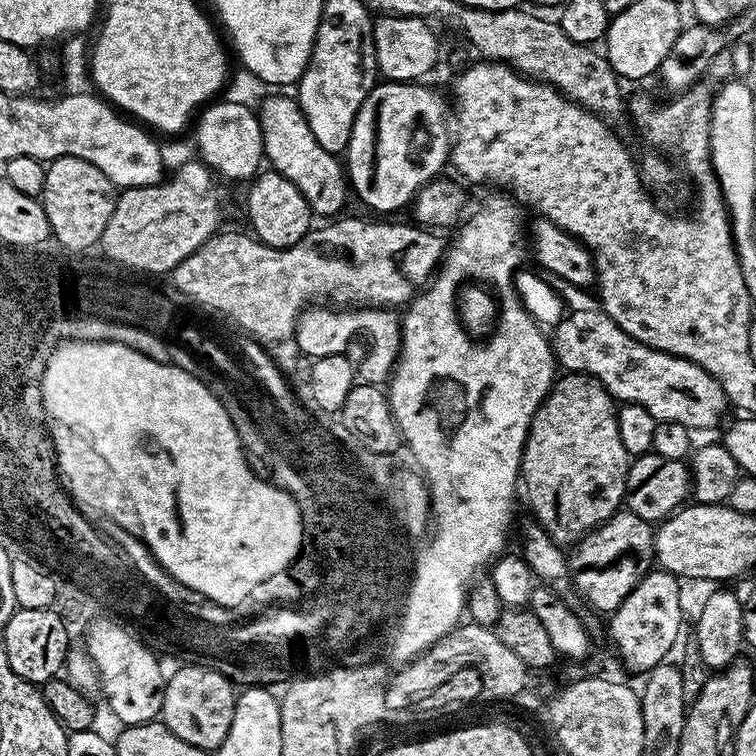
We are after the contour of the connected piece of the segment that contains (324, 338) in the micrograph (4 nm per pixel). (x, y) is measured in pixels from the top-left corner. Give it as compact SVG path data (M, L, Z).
M312 306L301 314L294 340L301 353L311 358L345 353L352 358L361 355L354 364L357 377L365 384L384 386L389 383L402 351L402 320L394 313L386 308L337 310L332 306Z

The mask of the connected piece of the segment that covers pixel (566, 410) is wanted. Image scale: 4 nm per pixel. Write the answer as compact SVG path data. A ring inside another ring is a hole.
M564 374L557 379L553 389L548 396L540 403L539 410L534 414L532 425L528 431L528 440L524 443L524 458L522 461L522 484L528 487L528 500L532 503L532 508L536 511L535 519L541 528L557 542L565 542L564 540L572 540L571 542L579 542L588 535L594 528L599 528L601 524L605 524L609 518L615 516L621 511L622 505L625 503L626 497L626 478L628 477L628 466L630 457L626 446L622 446L622 438L618 434L618 411L617 401L613 396L604 389L604 385L598 383L593 376L585 376L583 374Z

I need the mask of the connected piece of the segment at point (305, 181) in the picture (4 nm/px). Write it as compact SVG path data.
M269 94L258 105L258 115L262 130L262 142L264 143L264 153L267 163L272 164L271 167L278 174L282 174L290 182L294 182L294 186L298 186L298 190L302 194L302 198L306 198L308 209L312 211L313 217L332 216L328 218L336 218L341 215L340 212L344 208L344 203L350 197L350 184L346 179L345 169L342 167L335 155L326 150L322 150L322 146L318 146L318 138L314 138L314 130L310 130L310 126L306 122L304 112L300 109L299 99L288 96L275 96Z

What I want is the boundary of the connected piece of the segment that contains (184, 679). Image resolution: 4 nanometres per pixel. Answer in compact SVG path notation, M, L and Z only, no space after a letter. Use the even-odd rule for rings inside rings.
M184 664L176 673L167 677L164 685L164 701L160 707L160 716L162 723L182 742L190 742L199 748L215 750L222 746L226 734L230 730L230 722L234 722L234 706L236 705L237 689L232 681L226 679L222 674L218 674L209 668L203 668L197 664Z

